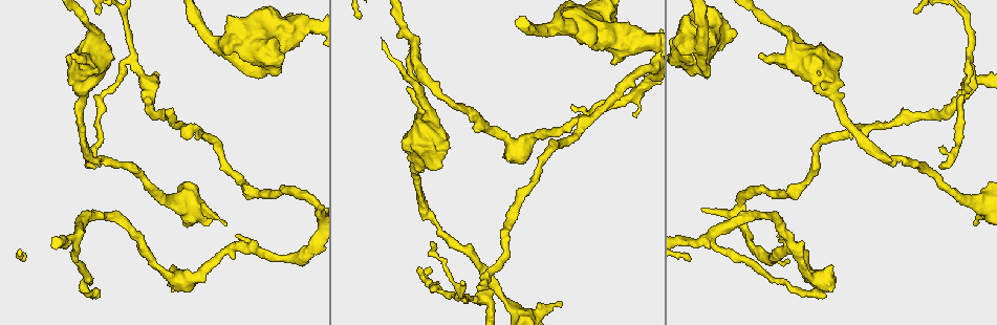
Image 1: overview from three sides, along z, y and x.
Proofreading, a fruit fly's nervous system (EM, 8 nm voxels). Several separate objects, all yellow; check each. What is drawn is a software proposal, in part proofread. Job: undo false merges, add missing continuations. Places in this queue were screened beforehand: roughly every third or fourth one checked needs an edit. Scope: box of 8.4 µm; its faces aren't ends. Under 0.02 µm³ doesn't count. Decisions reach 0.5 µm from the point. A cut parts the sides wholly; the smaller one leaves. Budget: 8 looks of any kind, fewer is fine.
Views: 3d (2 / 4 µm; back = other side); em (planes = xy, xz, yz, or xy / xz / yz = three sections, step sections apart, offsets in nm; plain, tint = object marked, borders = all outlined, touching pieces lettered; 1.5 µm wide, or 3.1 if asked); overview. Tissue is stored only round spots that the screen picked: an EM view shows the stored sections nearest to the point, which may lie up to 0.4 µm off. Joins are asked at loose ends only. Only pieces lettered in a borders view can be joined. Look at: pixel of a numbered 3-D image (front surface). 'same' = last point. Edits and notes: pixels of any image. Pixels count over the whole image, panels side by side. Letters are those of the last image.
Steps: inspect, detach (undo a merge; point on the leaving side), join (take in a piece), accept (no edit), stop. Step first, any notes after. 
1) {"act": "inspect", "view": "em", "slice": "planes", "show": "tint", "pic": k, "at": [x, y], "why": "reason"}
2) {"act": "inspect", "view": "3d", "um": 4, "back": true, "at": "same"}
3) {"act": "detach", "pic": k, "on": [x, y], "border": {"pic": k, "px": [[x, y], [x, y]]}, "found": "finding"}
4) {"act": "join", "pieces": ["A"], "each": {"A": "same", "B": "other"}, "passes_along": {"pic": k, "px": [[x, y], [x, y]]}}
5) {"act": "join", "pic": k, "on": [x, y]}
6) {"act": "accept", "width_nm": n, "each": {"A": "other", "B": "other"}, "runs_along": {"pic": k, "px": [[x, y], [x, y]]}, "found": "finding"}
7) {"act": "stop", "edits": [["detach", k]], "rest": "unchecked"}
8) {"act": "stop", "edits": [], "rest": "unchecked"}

{"act": "inspect", "view": "3d", "um": 2, "pic": 1, "at": [804, 267], "why": "thin neck"}

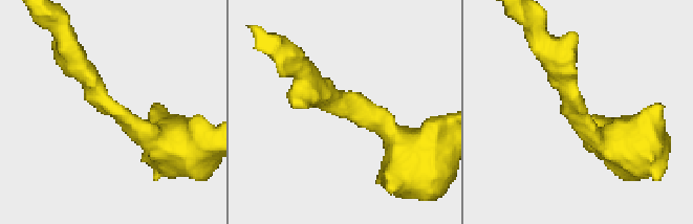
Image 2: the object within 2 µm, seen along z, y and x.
{"act": "inspect", "view": "em", "slice": "yz", "step": 8, "show": "borders", "pic": 2, "at": [351, 104], "arm_widths_nm": [240, 500], "why": "need the tissue"}

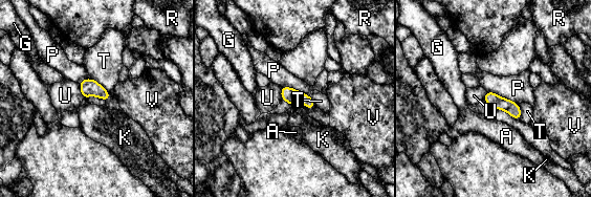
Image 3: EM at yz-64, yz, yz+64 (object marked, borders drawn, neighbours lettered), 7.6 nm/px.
{"act": "inspect", "view": "em", "slice": "planes", "show": "borders", "at": "same"}

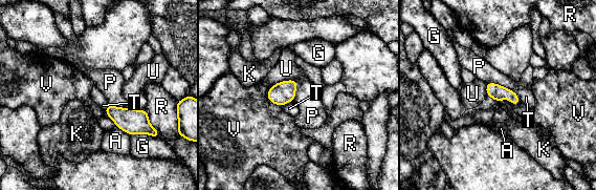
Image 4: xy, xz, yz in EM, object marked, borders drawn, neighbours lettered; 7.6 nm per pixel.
{"act": "accept", "each": {"A": "other", "G": "other", "K": "other", "P": "other", "R": "other", "T": "other", "U": "other", "V": "other"}, "border": {"pic": 4, "px": [[486, 82], [494, 82], [514, 91]]}, "found": "all the same cell"}

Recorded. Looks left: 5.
{"act": "inspect", "view": "em", "slice": "planes", "show": "borders", "pic": 1, "at": [95, 167], "why": "an open end"}

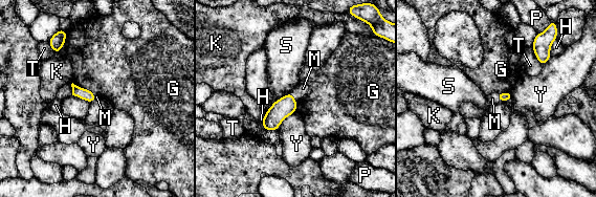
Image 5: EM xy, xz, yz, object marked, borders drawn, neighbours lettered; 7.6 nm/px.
{"act": "join", "pieces": ["M"], "each": {"G": "other", "H": "other", "K": "other", "M": "same", "P": "other", "S": "other", "T": "other", "Y": "other"}, "found": "it goes on there"}

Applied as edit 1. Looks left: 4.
{"act": "inspect", "view": "em", "slice": "xy", "step": 4, "show": "tint", "pic": 1, "at": [466, 296], "why": "two arms in line, one across"}

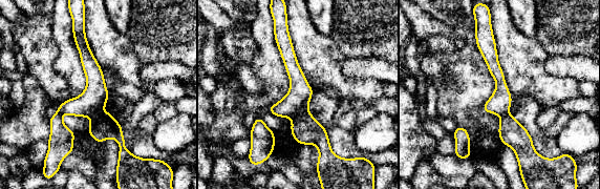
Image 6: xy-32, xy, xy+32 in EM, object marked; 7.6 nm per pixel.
{"act": "inspect", "view": "em", "slice": "planes", "show": "borders", "at": "same"}

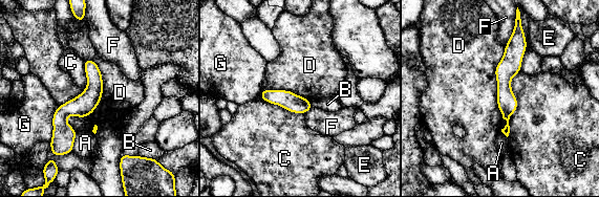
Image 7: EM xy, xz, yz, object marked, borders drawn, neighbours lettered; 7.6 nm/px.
{"act": "detach", "pic": 7, "on": [506, 130], "width_nm": 140, "each": {"A": "other", "B": "other", "C": "other", "D": "other", "E": "other", "F": "other", "G": "other"}, "found": "two cells meet here"}

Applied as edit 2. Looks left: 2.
{"act": "stop", "edits": [["join", 5], ["detach", 7]], "rest": "unchecked"}

